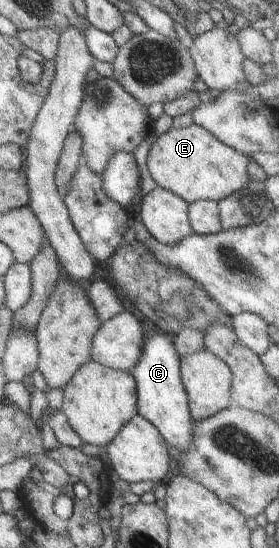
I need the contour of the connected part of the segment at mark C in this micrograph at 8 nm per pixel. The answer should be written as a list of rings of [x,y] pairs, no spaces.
[[[146,323],[144,329],[145,343],[141,349],[139,361],[128,372],[135,382],[136,412],[156,427],[166,444],[174,446],[178,452],[182,452],[192,440],[195,424],[189,413],[187,396],[179,375],[180,356],[172,346],[170,336],[149,334],[149,329],[153,329],[153,327]]]

